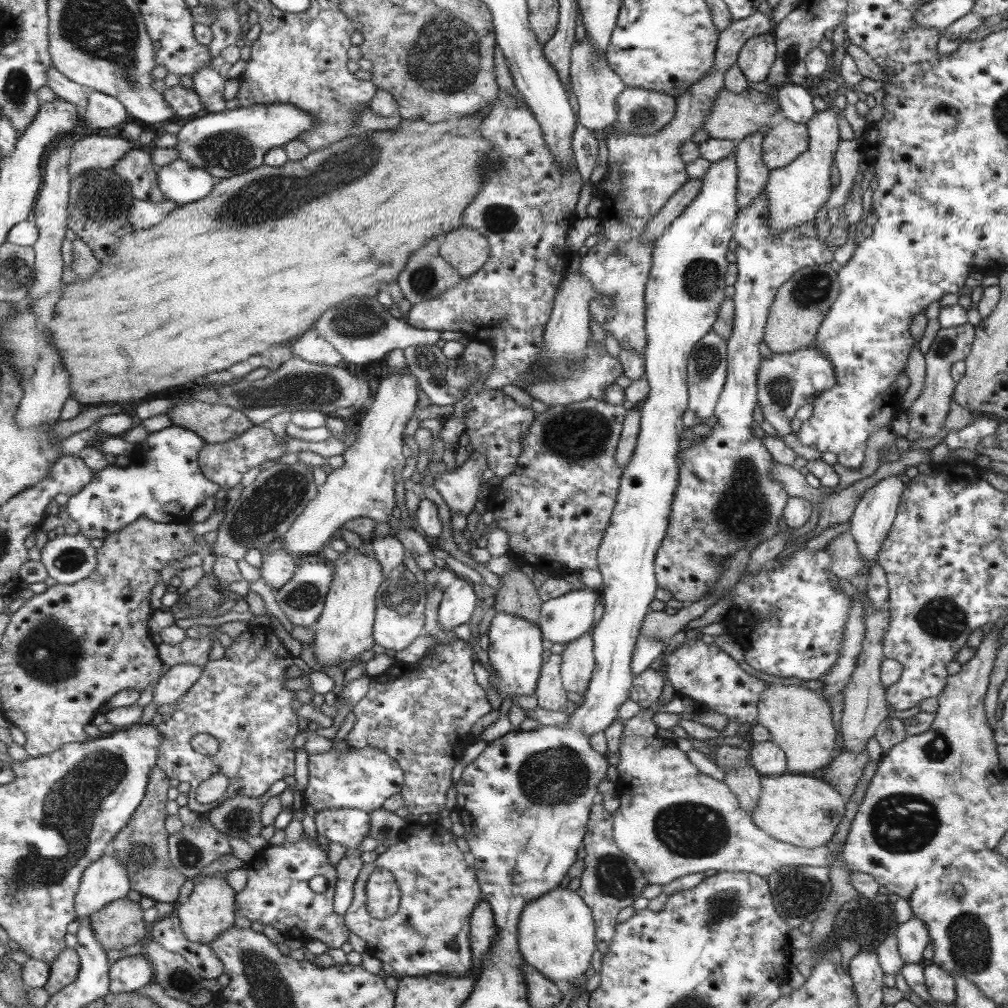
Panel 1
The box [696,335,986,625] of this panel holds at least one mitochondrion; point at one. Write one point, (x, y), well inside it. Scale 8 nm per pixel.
(742, 510)

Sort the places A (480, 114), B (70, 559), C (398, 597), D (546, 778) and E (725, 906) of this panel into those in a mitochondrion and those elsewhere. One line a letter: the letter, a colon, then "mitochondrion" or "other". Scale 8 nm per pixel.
A: other
B: mitochondrion
C: mitochondrion
D: mitochondrion
E: mitochondrion

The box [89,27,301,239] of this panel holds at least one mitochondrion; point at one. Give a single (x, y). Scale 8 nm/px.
(232, 150)

